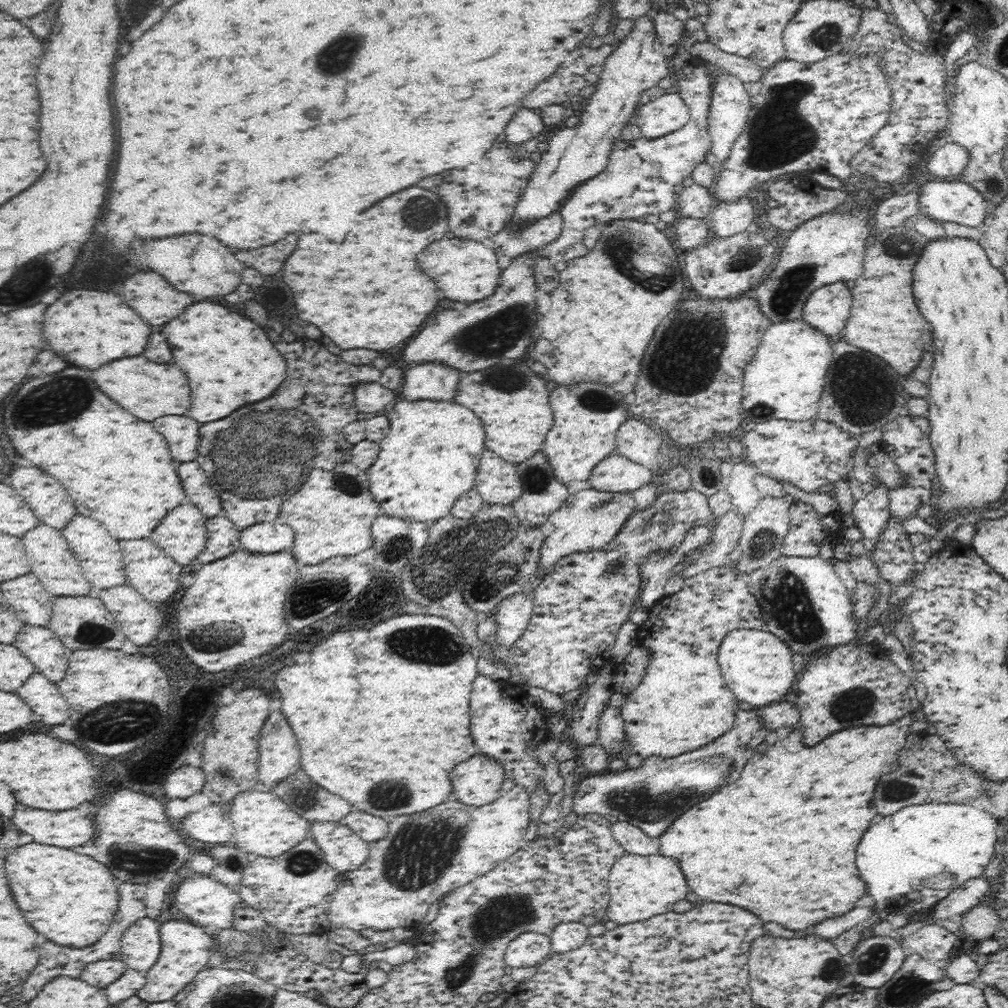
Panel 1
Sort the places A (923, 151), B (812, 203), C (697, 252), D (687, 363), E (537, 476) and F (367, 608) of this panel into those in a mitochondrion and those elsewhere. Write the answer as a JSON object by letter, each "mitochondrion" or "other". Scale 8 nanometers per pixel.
{"A":"other","B":"other","C":"other","D":"mitochondrion","E":"mitochondrion","F":"other"}

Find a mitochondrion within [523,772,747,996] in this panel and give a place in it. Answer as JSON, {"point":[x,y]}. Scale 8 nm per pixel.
{"point":[666,806]}

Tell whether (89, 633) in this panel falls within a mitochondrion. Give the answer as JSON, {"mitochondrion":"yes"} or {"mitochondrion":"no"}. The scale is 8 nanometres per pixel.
{"mitochondrion":"yes"}

